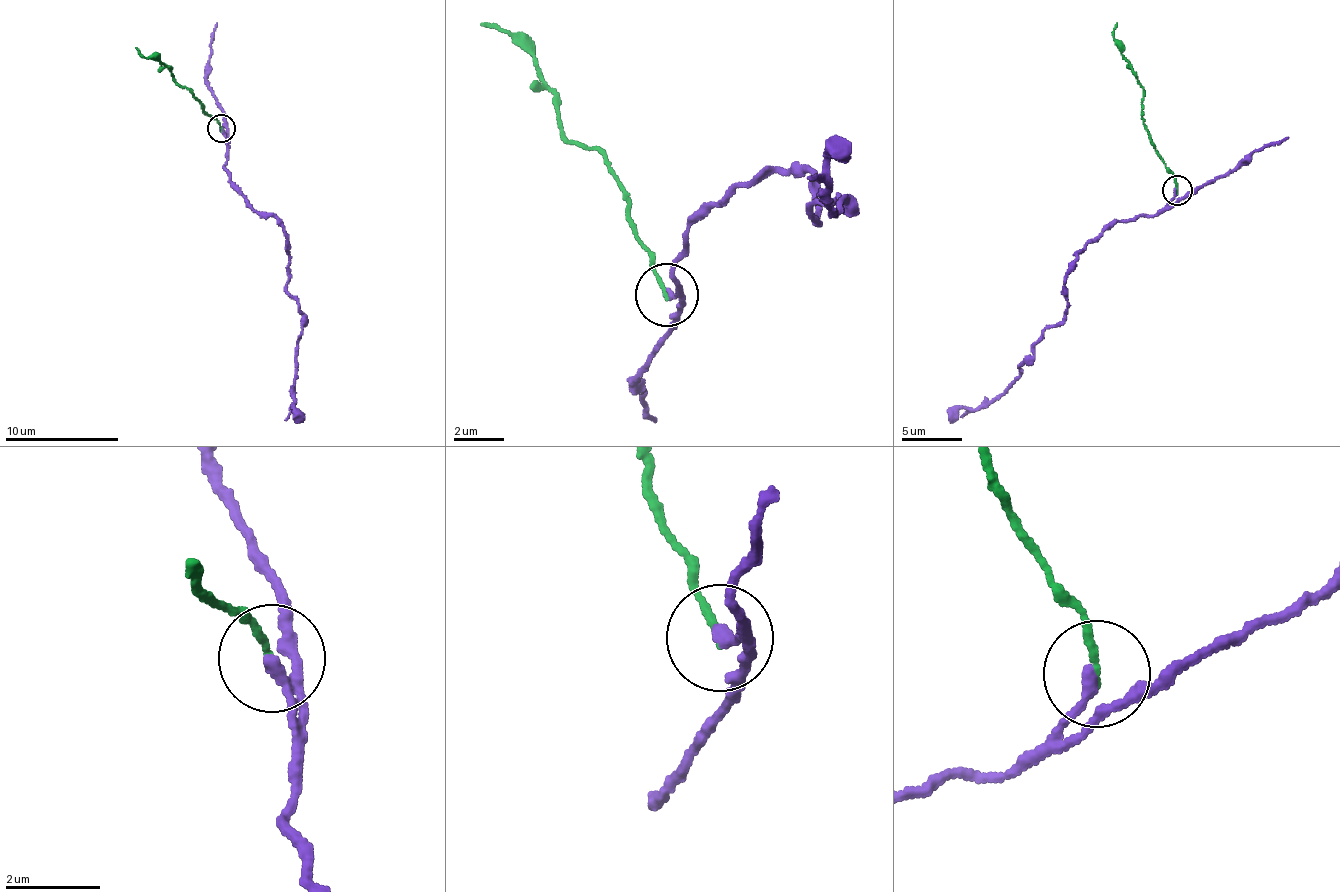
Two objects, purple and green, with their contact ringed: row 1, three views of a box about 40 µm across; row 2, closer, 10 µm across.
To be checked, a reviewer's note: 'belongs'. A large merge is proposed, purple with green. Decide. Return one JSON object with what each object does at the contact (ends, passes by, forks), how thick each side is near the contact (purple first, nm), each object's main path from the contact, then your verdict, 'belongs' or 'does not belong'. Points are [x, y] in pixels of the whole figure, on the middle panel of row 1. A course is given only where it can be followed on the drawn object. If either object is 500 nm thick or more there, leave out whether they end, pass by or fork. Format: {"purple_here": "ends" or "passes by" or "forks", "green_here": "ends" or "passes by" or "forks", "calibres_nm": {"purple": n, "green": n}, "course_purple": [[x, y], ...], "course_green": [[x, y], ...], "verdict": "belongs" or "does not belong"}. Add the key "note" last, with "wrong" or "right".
{"purple_here": "ends", "green_here": "ends", "calibres_nm": {"purple": 260, "green": 130}, "course_purple": [[665, 297], [689, 216], [809, 172], [814, 224], [814, 201], [839, 197], [831, 219], [831, 160], [849, 153]], "course_green": [[665, 297], [659, 274], [634, 239], [609, 170], [566, 136], [541, 72], [504, 28], [479, 23]], "verdict": "does not belong", "note": "wrong"}

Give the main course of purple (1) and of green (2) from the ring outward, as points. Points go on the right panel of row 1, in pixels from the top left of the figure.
1: (1178, 190), (1151, 214), (1112, 221), (1085, 249), (1066, 277), (1066, 317), (1045, 326), (1018, 379), (949, 424)
2: (1178, 190), (1175, 176), (1145, 125), (1142, 93), (1127, 59), (1113, 37), (1116, 23)

